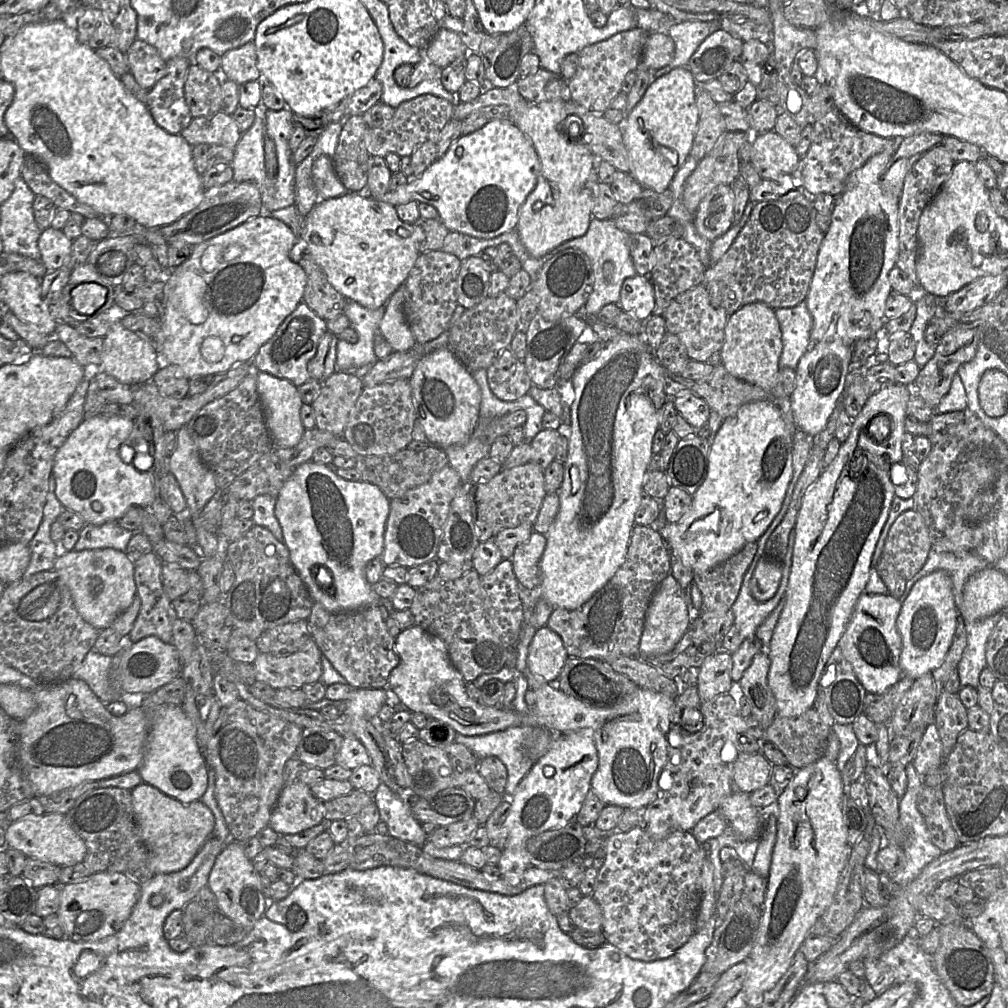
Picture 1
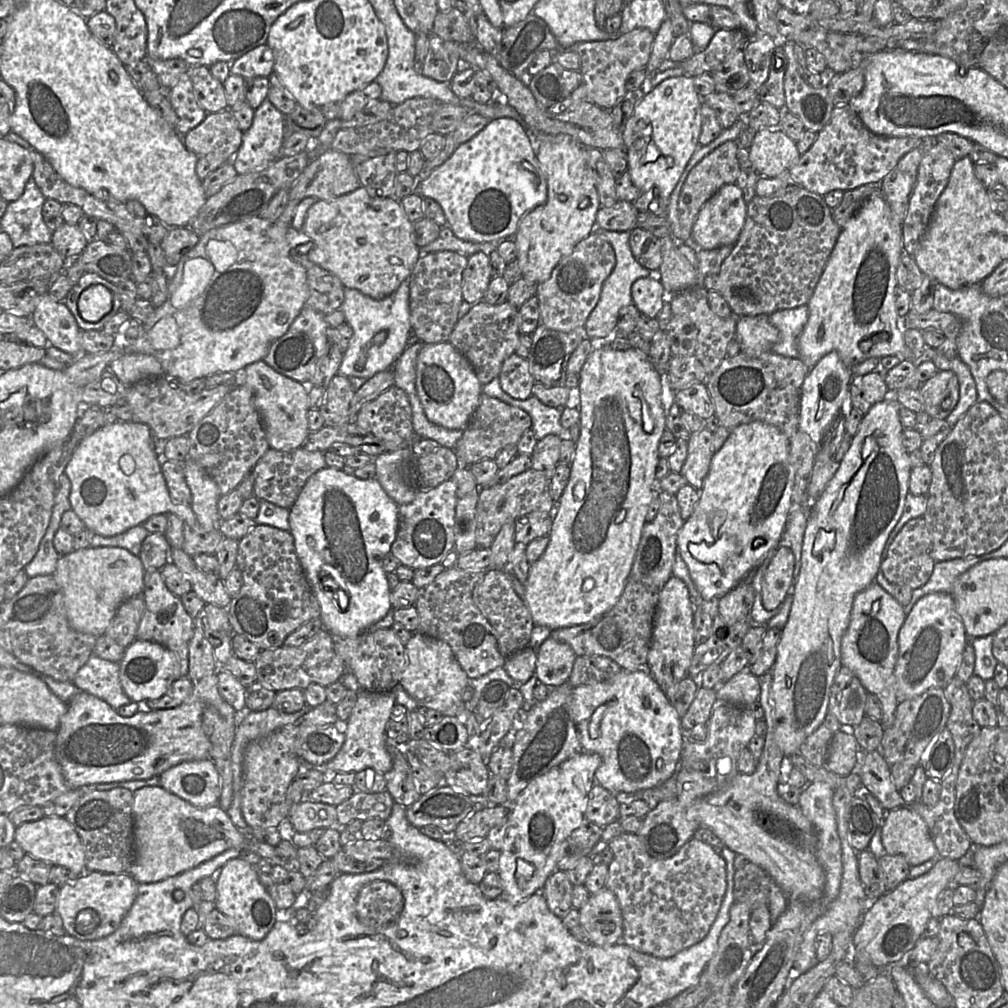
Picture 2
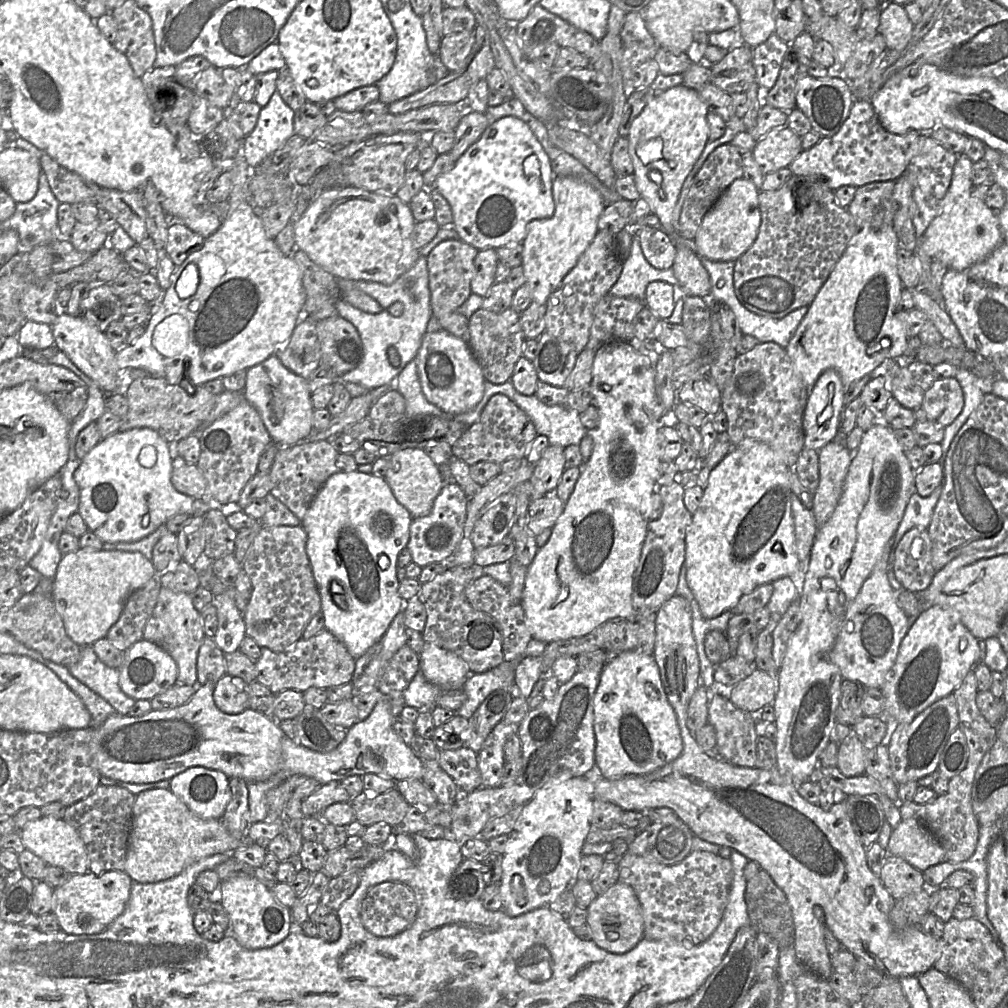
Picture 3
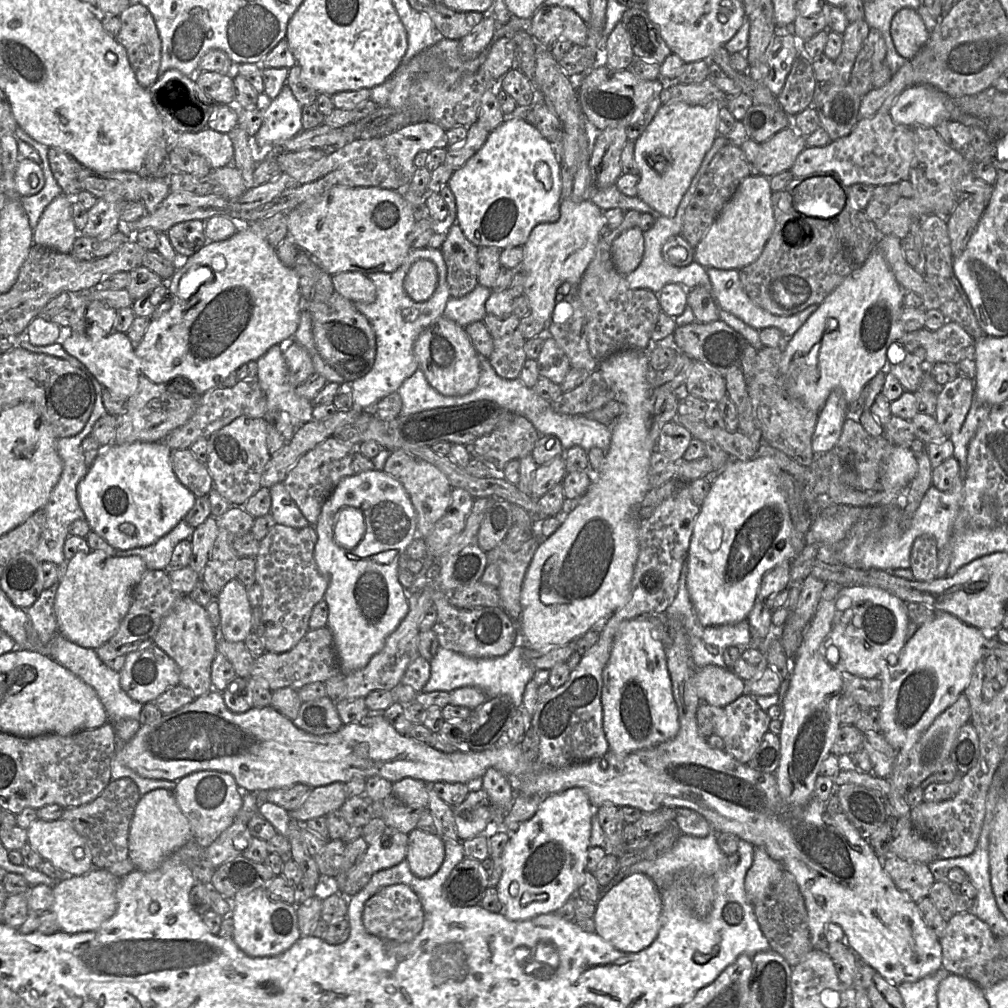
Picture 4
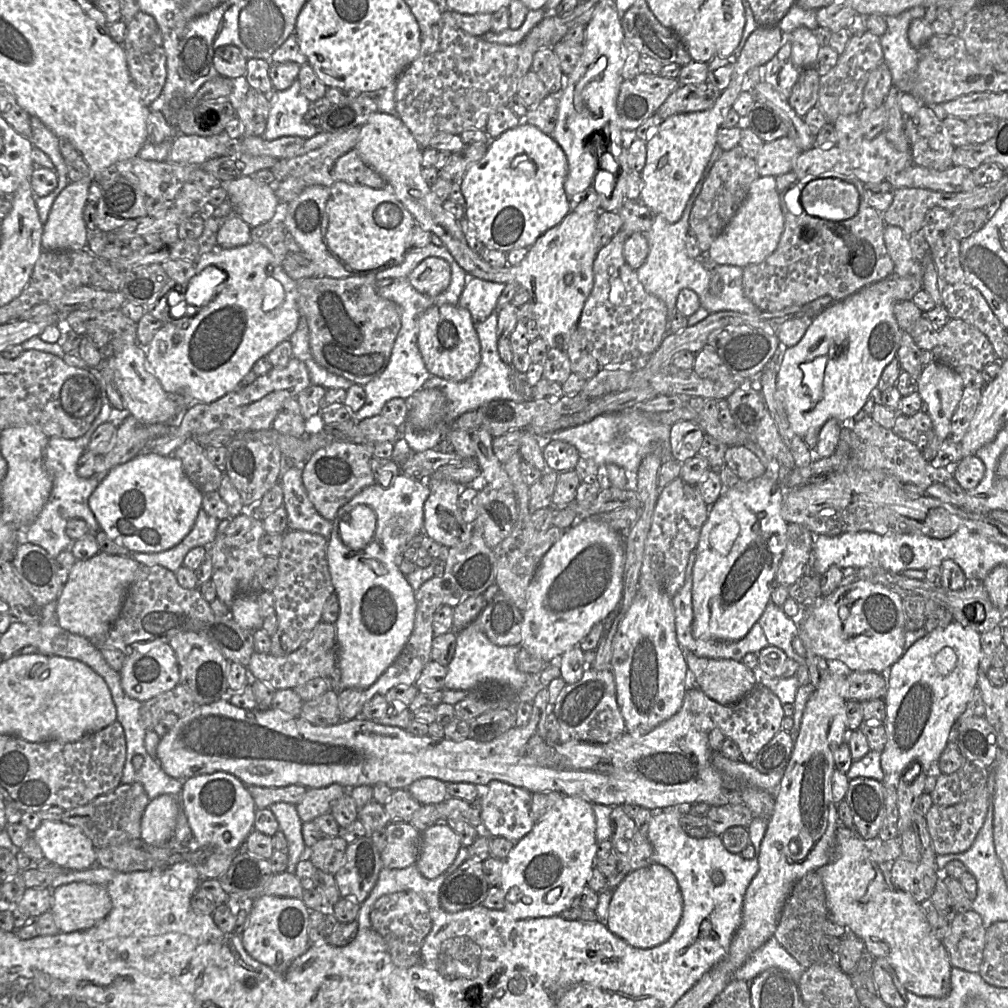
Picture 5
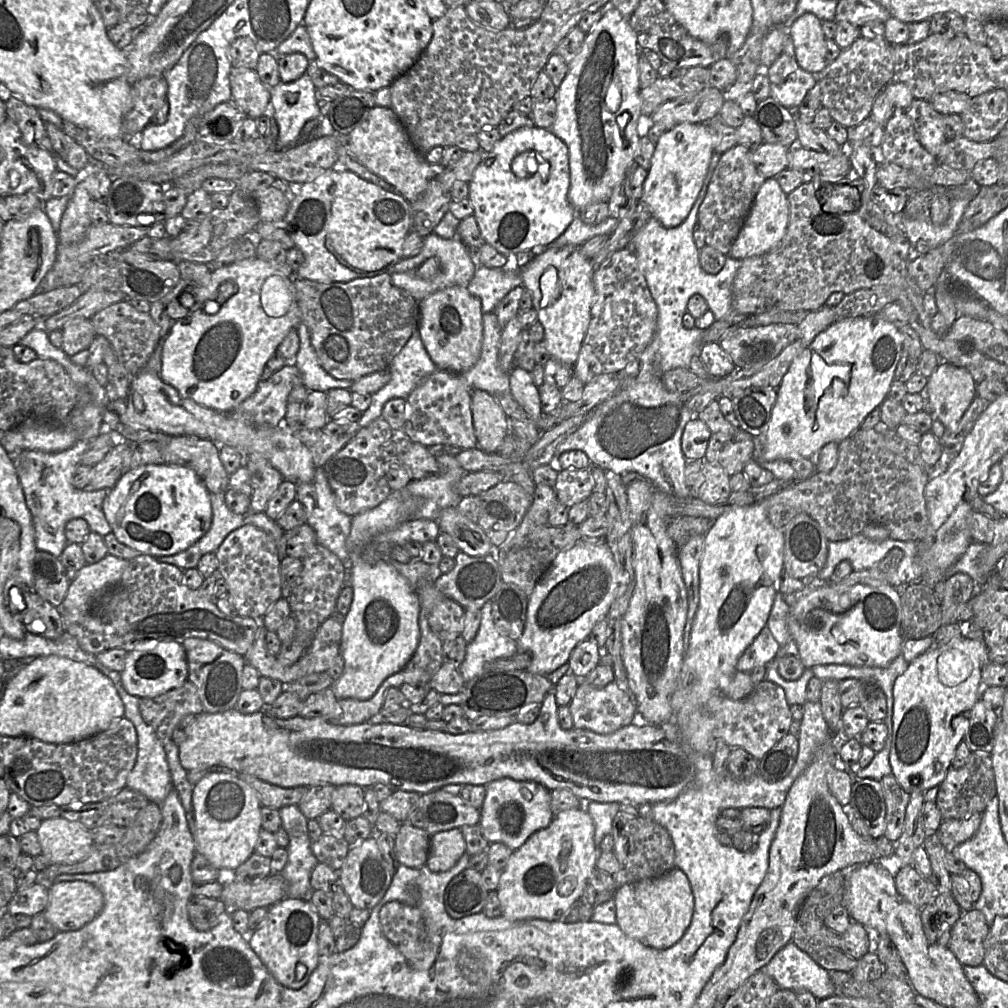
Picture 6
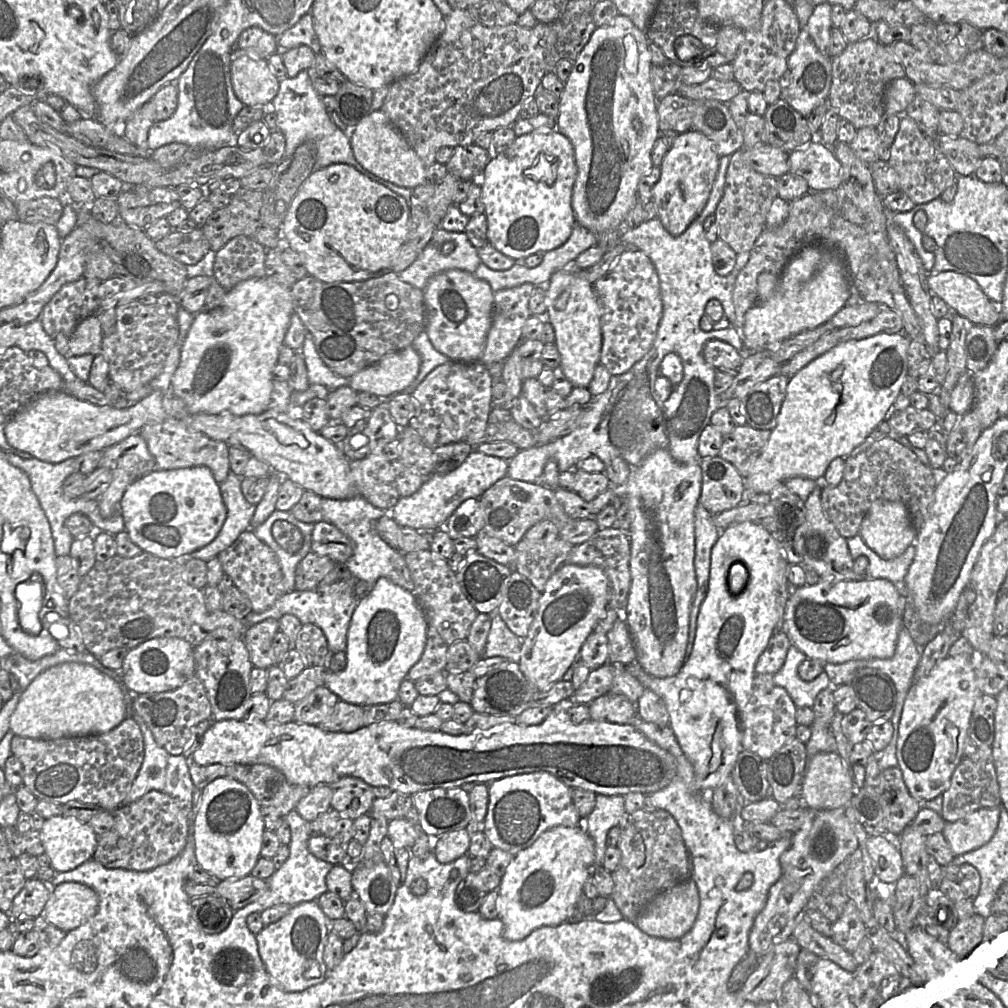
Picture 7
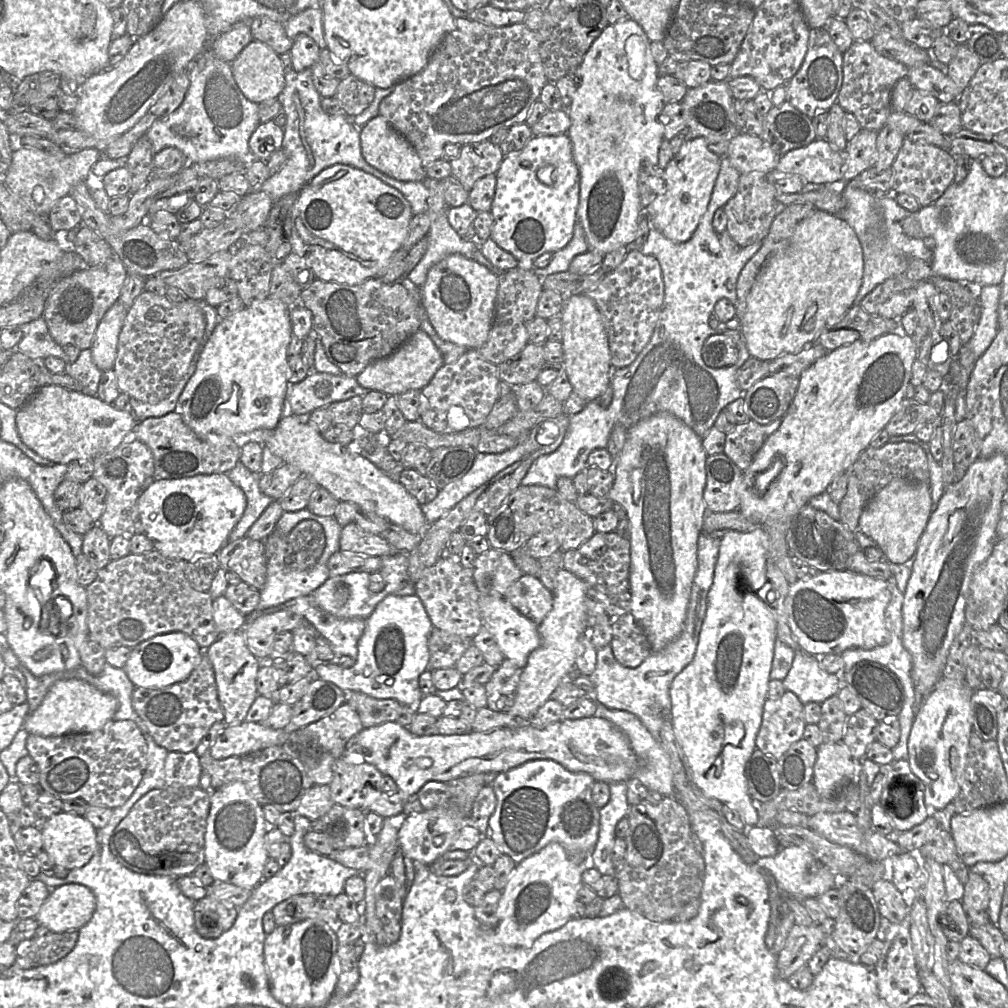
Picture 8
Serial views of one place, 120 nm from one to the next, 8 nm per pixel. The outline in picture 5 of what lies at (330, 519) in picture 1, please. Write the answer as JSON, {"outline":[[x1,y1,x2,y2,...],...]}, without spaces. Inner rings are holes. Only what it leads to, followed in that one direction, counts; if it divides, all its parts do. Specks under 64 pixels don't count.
{"outline":[[399,474,388,488,383,488,377,483,364,488,338,510,335,519,332,521,333,528,327,540,327,559,334,593,338,597,340,607,339,616,335,622,335,626,337,632,338,665,342,671,341,689,365,689,370,687,399,656,414,629,416,616,415,591,409,584,406,575,400,571,398,565,403,559,403,550,410,544,410,541,414,537,423,532,424,504,429,497,429,494,430,488,425,481,415,480,403,474]]}

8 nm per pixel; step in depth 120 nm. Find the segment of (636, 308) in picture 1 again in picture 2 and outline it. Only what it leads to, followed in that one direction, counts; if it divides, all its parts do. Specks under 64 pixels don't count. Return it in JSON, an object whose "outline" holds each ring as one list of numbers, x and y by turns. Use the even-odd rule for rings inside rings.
{"outline":[[654,277,637,279,631,287,632,303,638,311,648,317,656,318,663,308,664,302,668,303,665,291,660,280]]}

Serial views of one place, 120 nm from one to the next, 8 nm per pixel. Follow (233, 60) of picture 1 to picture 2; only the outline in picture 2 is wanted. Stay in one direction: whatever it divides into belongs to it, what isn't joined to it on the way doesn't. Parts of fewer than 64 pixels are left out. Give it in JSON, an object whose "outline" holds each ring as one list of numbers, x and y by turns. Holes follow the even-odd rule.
{"outline":[[264,44,233,61,230,64,230,72,248,80,256,77,269,77,273,72,273,66,273,52]]}

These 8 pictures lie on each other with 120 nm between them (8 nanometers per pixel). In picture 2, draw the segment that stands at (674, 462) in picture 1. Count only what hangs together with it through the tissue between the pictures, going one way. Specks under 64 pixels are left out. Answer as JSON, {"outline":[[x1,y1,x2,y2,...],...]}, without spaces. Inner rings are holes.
{"outline":[[706,428,691,433,687,441,688,453,680,474,687,483,700,490,708,474,713,452,713,433]]}

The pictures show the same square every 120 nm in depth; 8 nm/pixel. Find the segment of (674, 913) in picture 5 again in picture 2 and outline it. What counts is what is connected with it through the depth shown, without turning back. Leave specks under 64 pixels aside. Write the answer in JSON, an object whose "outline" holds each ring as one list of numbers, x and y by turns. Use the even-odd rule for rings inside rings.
{"outline":[[606,888,590,895,579,909,579,920,595,946,611,946,622,940,621,908,615,894]]}

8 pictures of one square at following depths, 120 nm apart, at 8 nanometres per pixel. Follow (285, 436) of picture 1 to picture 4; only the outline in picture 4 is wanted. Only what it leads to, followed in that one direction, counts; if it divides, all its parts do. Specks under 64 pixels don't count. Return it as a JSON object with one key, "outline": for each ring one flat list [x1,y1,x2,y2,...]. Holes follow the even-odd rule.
{"outline":[[279,345,272,346,257,360,257,364,256,379,266,395,268,412,288,412,296,429,314,420,314,406,308,399,297,395,297,386,291,383,291,375]]}

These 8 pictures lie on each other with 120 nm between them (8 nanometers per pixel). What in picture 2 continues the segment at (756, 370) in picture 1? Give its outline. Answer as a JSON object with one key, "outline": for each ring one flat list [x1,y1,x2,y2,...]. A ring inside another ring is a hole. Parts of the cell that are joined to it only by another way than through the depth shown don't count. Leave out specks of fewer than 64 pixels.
{"outline":[[744,315,737,317,735,339,740,345,740,352,754,358,760,356,766,351,772,350,772,347,779,340,779,331,769,322,768,315]]}

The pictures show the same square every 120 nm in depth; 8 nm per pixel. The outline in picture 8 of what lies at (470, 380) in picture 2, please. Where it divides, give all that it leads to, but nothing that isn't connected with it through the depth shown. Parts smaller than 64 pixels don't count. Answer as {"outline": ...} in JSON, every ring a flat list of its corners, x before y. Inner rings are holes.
{"outline":[[452,254,428,271,422,305,441,339,478,350,487,341,493,325,498,287,497,274,474,259]]}

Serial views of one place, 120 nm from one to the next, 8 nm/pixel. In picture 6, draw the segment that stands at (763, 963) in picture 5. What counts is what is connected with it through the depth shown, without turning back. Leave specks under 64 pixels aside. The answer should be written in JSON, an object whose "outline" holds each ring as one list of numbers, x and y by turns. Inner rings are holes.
{"outline":[[792,942,780,949,761,969,764,969,780,988,796,993,809,991,818,1001,837,995,828,971]]}

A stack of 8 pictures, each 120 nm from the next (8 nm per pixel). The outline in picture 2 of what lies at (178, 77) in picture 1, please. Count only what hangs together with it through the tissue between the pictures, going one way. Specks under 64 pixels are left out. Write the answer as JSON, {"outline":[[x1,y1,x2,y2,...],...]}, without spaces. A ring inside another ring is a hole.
{"outline":[[190,70,168,90,168,99,177,115,175,131,182,137,196,128,207,116,207,113,200,108,196,101]]}

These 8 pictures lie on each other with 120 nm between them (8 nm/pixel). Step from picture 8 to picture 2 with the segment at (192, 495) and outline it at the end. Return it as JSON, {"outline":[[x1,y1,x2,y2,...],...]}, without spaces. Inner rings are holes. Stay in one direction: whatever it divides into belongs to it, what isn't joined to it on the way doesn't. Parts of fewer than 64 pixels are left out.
{"outline":[[118,420,103,425,77,445,64,474,71,482,71,510,94,534,115,536,156,514,173,513,188,524,197,521,191,505,172,500,155,451,153,433,146,424]]}

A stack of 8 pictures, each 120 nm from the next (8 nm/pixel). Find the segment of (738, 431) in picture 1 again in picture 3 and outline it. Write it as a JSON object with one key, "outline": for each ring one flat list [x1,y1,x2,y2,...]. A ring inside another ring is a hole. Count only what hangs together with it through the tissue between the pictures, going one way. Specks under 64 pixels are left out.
{"outline":[[745,438,710,471,703,476,704,493,700,505,693,513,691,524,685,537,685,562,687,565,686,581,691,589,701,613,706,618,714,618,735,607,741,596,757,586,774,582,784,576,790,576,801,568,795,541,794,519,792,514,792,489,789,478,789,467,769,445,752,438]]}

